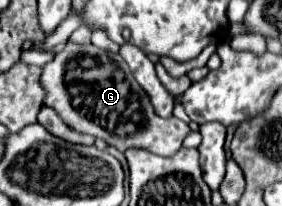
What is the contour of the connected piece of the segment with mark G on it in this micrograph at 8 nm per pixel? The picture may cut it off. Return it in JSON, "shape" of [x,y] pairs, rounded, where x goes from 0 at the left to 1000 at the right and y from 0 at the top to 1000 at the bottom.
{"shape":[[[238,204],[223,252],[195,262],[188,301],[152,320],[145,408],[160,408],[160,515],[188,524],[245,621],[330,650],[429,738],[450,718],[514,718],[564,757],[613,757],[677,641],[677,621],[621,563],[557,563],[528,466],[486,408],[443,291],[330,214]]]}

